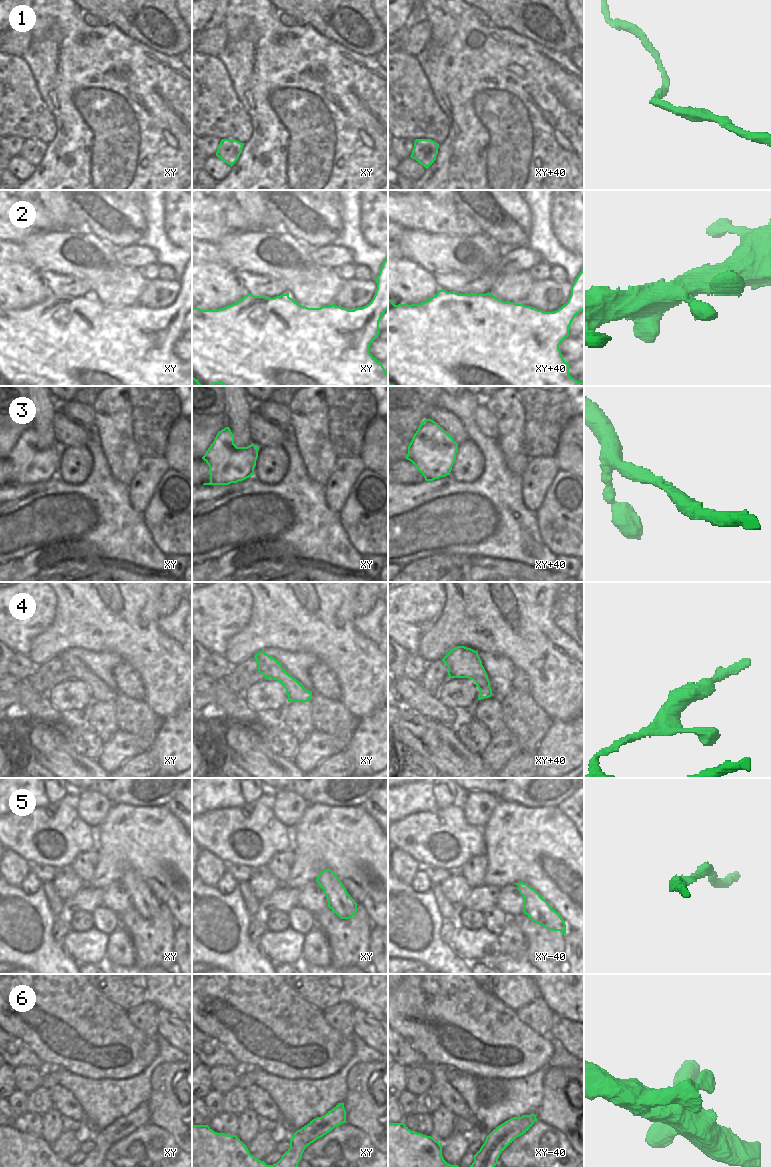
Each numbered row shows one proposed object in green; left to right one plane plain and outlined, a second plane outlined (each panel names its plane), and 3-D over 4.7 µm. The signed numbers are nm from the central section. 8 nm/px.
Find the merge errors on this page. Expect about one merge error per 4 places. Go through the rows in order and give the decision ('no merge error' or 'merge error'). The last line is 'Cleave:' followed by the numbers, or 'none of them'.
1: no merge error
2: no merge error
3: no merge error
4: no merge error
5: no merge error
6: no merge error
Cleave: none of them

